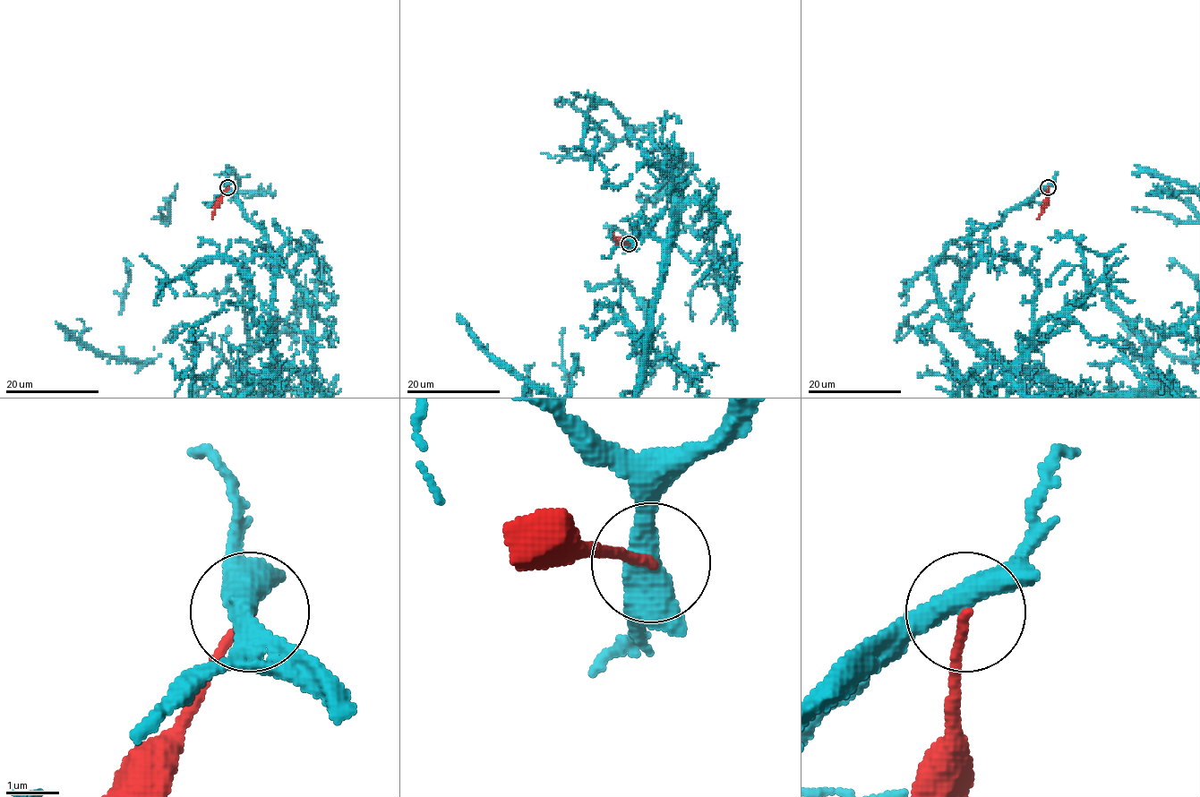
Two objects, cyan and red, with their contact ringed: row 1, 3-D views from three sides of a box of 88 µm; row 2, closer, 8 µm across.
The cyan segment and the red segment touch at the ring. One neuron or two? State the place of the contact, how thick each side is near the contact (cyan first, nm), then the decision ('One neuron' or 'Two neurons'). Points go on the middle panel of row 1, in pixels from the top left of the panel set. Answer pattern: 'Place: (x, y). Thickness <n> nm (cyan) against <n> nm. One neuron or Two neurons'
Place: (629, 244). Thickness 480 nm (cyan) against 160 nm. Two neurons

